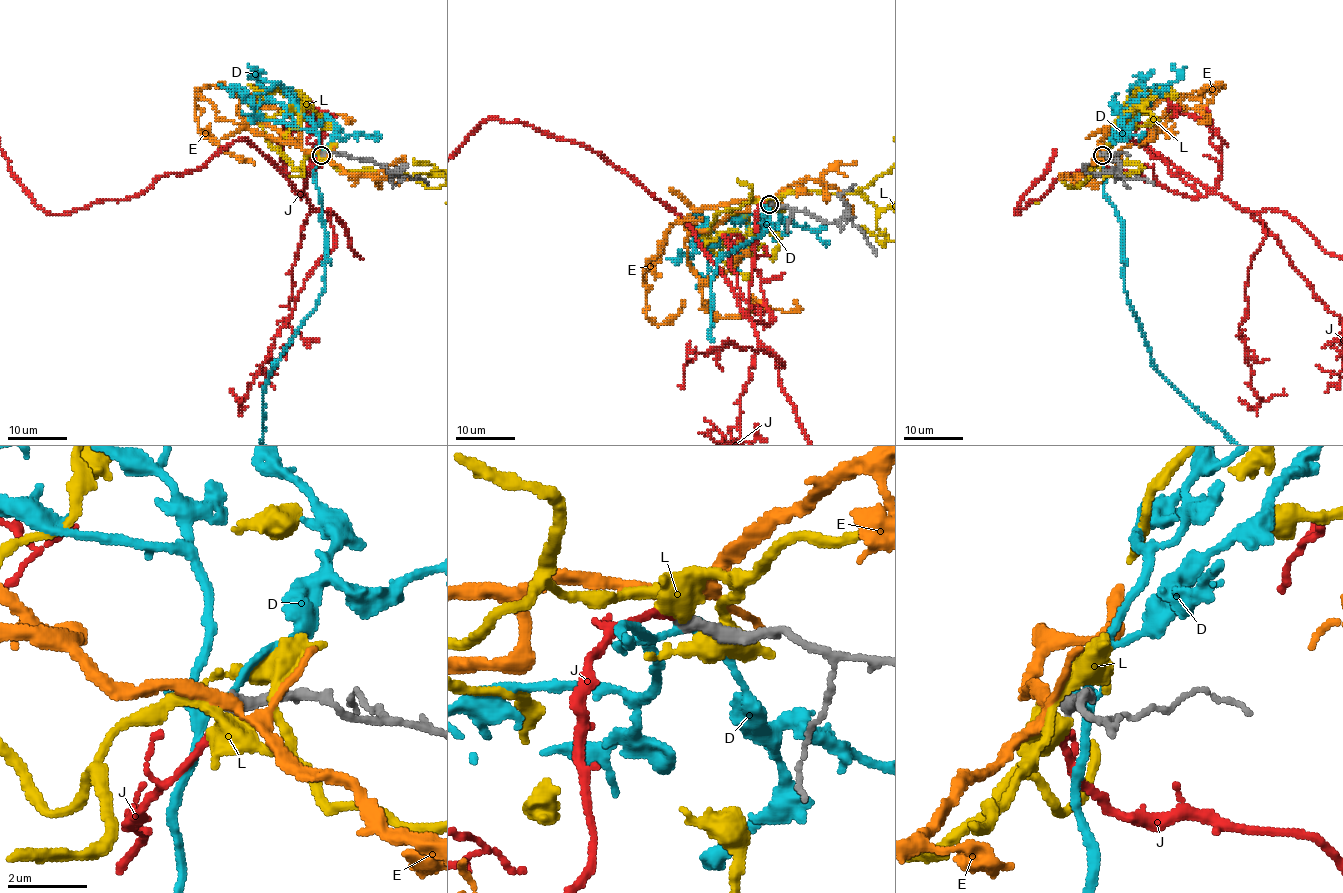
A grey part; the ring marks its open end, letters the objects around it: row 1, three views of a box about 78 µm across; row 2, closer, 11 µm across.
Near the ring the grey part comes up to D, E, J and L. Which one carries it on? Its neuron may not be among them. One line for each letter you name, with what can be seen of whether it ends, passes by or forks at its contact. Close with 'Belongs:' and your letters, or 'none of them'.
J: it ends
Belongs: J

